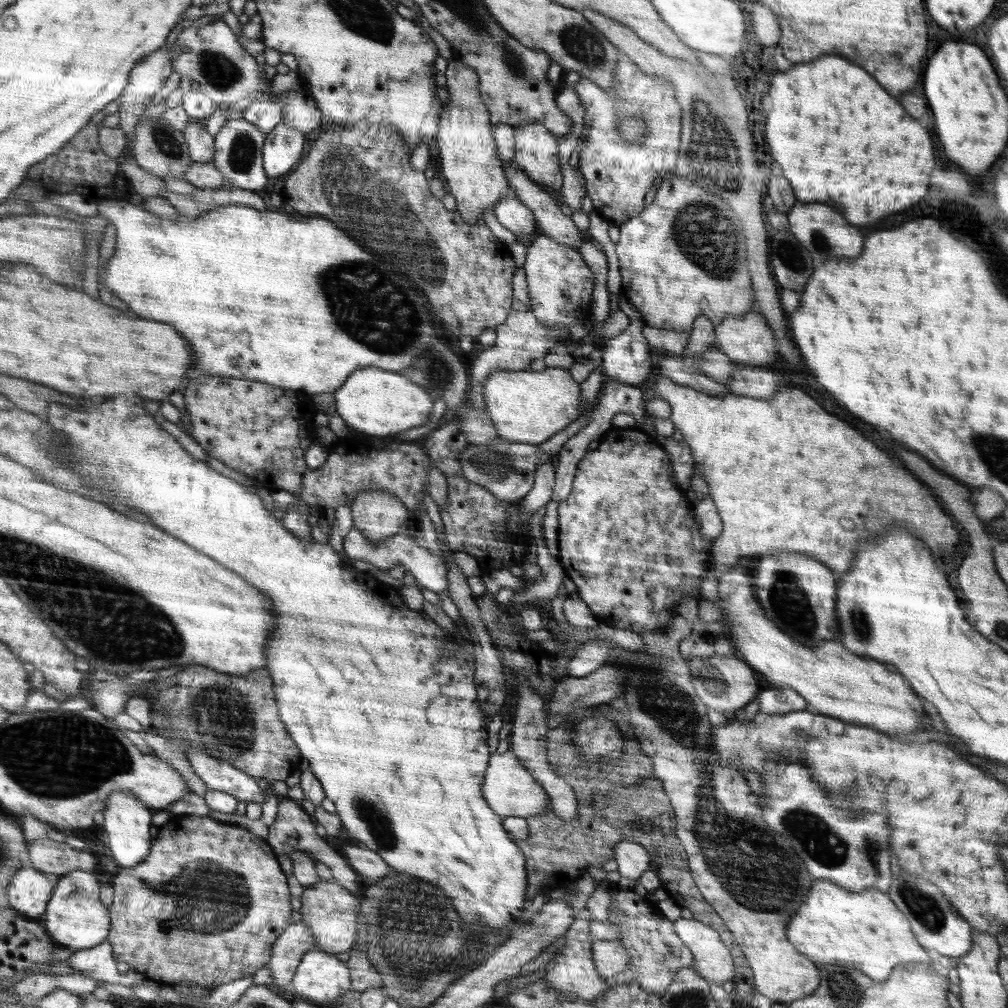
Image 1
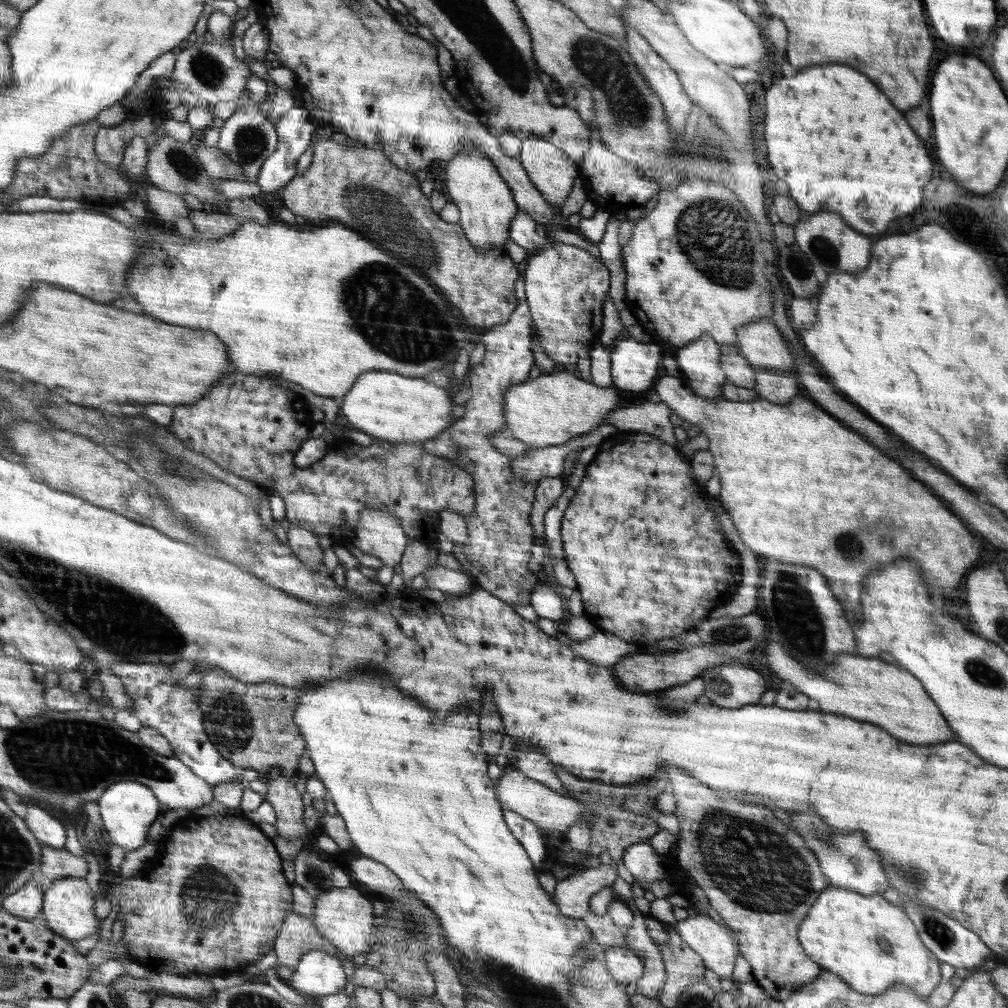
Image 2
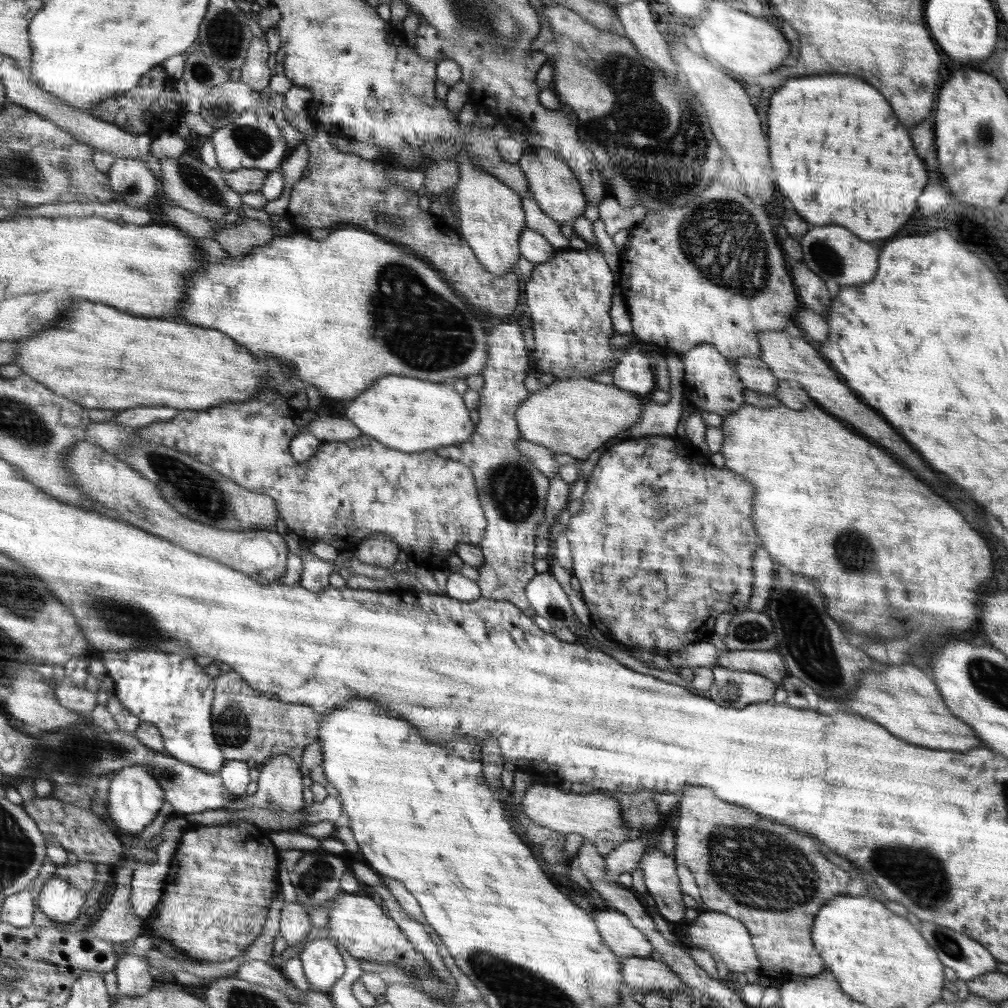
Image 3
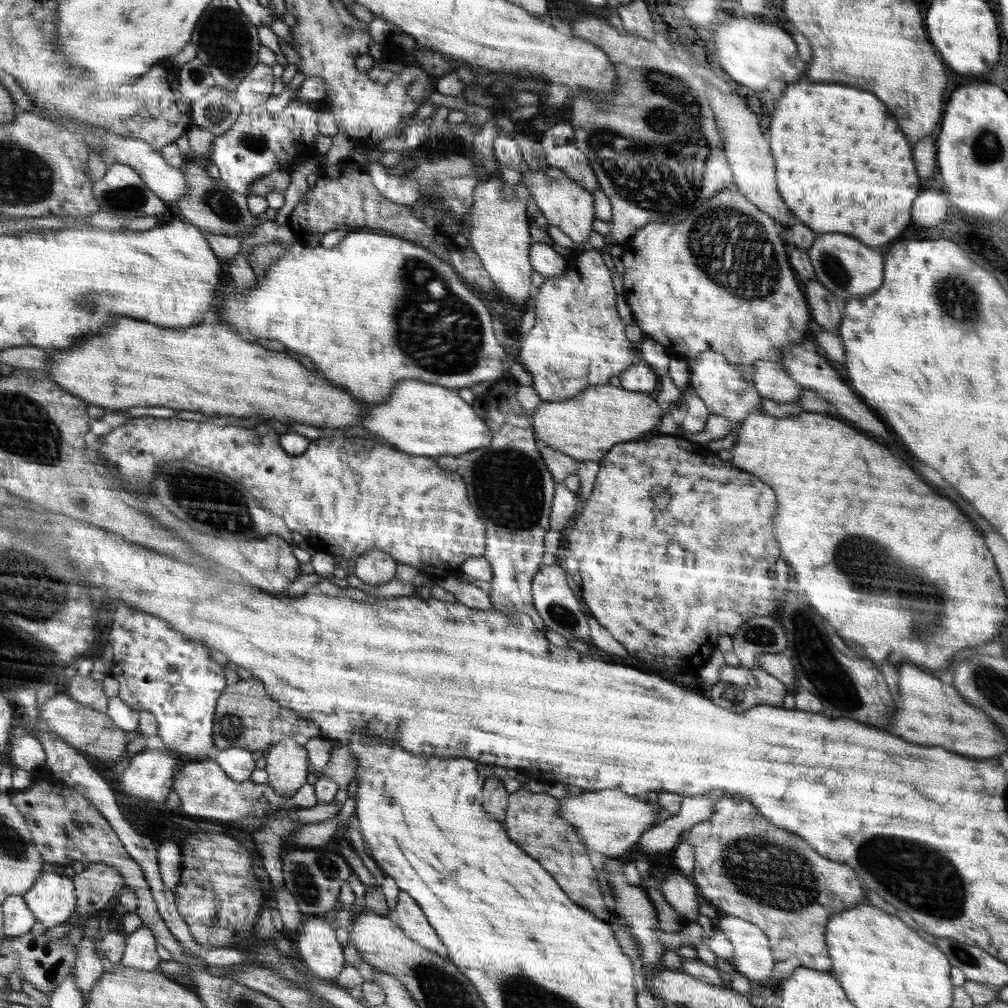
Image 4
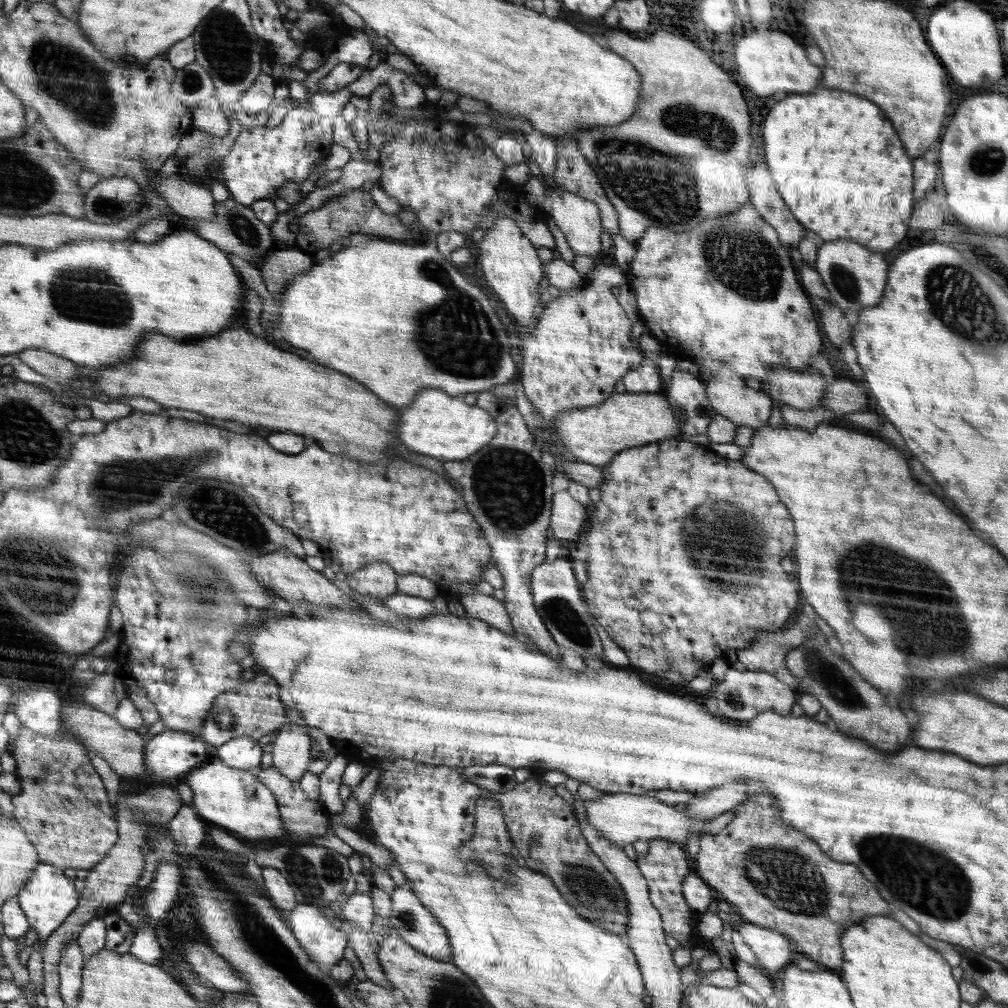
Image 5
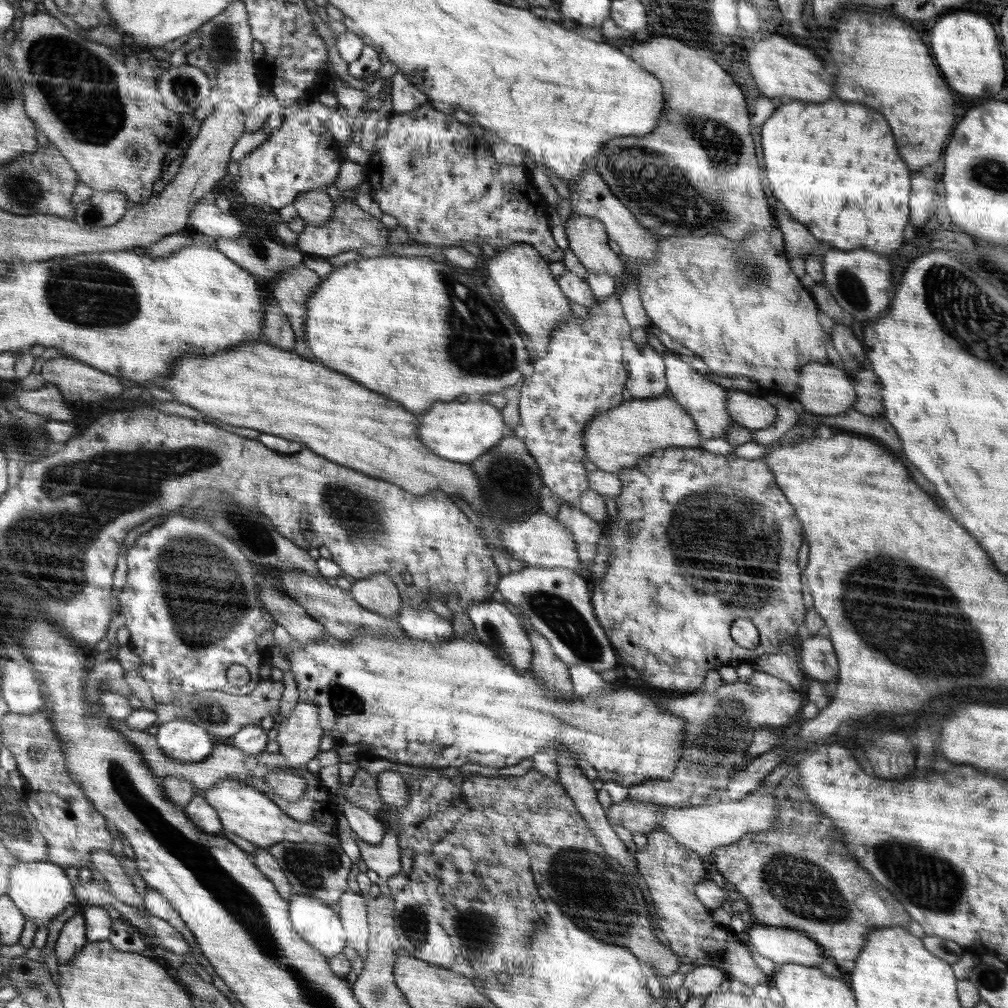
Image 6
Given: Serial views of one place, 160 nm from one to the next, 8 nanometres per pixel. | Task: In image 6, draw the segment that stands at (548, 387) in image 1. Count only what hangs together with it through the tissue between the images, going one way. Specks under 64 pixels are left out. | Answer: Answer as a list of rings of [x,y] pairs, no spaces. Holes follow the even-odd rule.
[[[670,397],[624,401],[624,404],[594,416],[583,436],[586,458],[598,469],[611,473],[639,466],[642,459],[661,448],[696,448],[702,441],[691,415],[686,414],[686,409]]]

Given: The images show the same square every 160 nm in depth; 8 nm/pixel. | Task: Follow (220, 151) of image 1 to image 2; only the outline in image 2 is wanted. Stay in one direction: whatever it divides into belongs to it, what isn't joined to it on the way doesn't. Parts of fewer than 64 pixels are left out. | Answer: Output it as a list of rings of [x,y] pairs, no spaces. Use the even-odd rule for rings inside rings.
[[[243,103],[236,112],[226,111],[217,144],[217,147],[223,150],[232,162],[243,168],[244,180],[252,184],[258,182],[258,172],[262,171],[263,164],[276,151],[279,144],[278,132],[265,117],[264,110],[260,109],[258,104]]]

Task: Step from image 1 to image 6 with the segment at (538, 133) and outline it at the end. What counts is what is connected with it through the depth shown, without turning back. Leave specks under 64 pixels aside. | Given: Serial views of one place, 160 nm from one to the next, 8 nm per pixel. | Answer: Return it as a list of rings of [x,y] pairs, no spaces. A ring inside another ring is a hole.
[[[571,213],[565,225],[570,250],[587,270],[612,276],[619,287],[624,274],[624,262],[608,248],[607,230],[597,218]]]

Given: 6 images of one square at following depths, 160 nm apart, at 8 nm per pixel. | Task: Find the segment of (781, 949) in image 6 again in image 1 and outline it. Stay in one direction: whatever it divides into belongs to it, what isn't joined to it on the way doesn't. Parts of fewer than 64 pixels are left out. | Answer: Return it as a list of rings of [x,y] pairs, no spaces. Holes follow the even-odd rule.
[[[680,917],[675,922],[676,936],[679,936],[683,943],[691,950],[695,958],[693,964],[695,971],[706,980],[711,980],[714,984],[722,985],[722,982],[730,980],[734,976],[734,965],[729,948],[720,939],[719,932],[710,928],[710,925],[694,919]]]

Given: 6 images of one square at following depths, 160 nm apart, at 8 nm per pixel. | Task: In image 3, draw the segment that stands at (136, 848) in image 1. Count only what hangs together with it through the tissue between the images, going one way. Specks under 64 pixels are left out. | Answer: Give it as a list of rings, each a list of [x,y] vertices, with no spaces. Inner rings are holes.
[[[144,765],[121,768],[111,777],[105,808],[118,834],[140,834],[158,816],[165,798],[159,782]]]

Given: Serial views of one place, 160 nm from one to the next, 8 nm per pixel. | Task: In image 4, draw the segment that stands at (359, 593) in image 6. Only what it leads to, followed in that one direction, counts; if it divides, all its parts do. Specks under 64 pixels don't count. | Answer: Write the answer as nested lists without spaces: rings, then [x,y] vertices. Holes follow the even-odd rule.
[[[371,550],[355,559],[352,572],[364,582],[372,586],[380,586],[395,577],[397,562],[383,550]]]

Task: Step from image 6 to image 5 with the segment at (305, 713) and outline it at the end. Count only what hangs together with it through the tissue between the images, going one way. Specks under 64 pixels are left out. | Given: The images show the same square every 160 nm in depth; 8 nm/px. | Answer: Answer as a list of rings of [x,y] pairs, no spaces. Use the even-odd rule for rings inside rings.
[[[290,724],[280,728],[280,732],[273,735],[272,764],[290,780],[297,780],[306,774],[312,750],[312,740],[306,734],[304,726]]]

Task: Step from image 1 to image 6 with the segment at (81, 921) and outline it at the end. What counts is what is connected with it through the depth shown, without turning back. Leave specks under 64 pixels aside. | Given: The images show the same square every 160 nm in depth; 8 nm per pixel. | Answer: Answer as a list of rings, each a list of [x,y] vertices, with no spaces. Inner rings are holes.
[[[48,860],[18,861],[11,868],[7,895],[24,913],[27,920],[32,920],[38,927],[50,924],[54,916],[60,914],[68,904],[77,900],[75,886],[72,886],[72,882],[66,878],[62,867]]]

